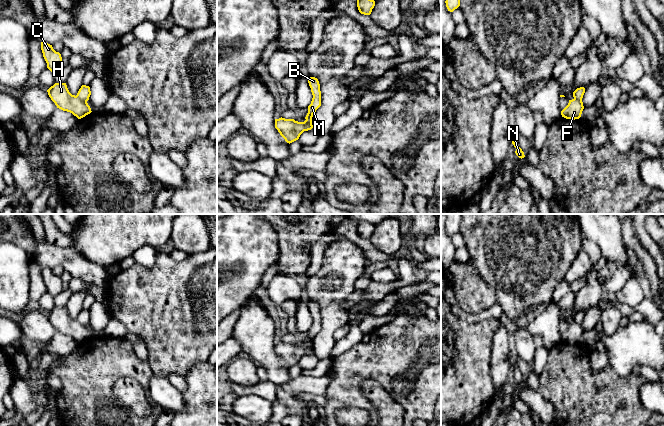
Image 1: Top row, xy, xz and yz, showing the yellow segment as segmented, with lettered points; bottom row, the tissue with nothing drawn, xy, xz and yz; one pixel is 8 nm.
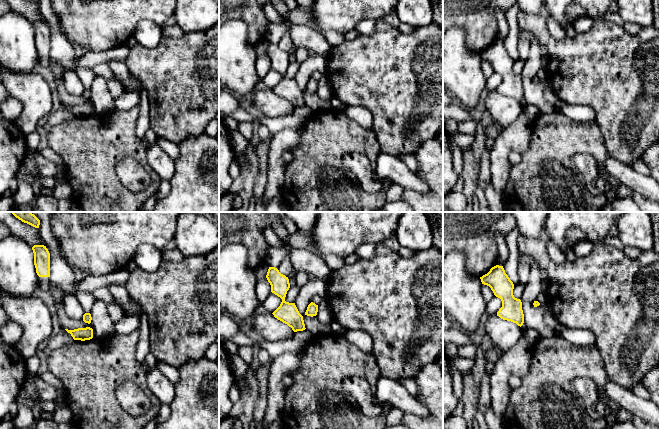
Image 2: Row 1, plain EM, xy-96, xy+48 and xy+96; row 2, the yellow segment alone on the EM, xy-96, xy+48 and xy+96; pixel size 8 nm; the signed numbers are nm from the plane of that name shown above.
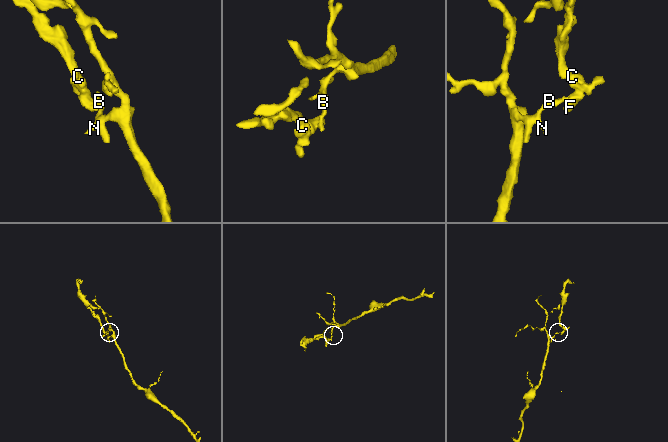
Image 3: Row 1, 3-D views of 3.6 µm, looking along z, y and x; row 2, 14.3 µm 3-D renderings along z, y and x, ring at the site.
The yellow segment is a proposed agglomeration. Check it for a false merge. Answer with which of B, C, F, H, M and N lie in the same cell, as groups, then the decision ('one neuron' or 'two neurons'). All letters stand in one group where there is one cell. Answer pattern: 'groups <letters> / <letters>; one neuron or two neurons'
groups B M N / C F H; two neurons

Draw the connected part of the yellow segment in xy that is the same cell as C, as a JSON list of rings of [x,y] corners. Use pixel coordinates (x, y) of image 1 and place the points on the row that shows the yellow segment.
[[[41,42],[41,50],[43,53],[43,57],[47,63],[47,68],[52,72],[56,73],[61,69],[63,66],[63,61],[61,54],[59,52],[56,52],[52,45]]]

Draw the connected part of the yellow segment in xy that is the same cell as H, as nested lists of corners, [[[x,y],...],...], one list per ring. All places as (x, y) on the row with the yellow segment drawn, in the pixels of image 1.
[[[55,83],[47,92],[57,108],[72,113],[78,119],[92,112],[86,101],[69,92],[66,83]]]

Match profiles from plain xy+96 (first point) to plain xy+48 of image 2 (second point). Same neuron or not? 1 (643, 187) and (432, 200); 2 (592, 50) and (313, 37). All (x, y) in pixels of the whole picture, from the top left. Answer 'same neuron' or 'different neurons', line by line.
1: different neurons
2: different neurons

